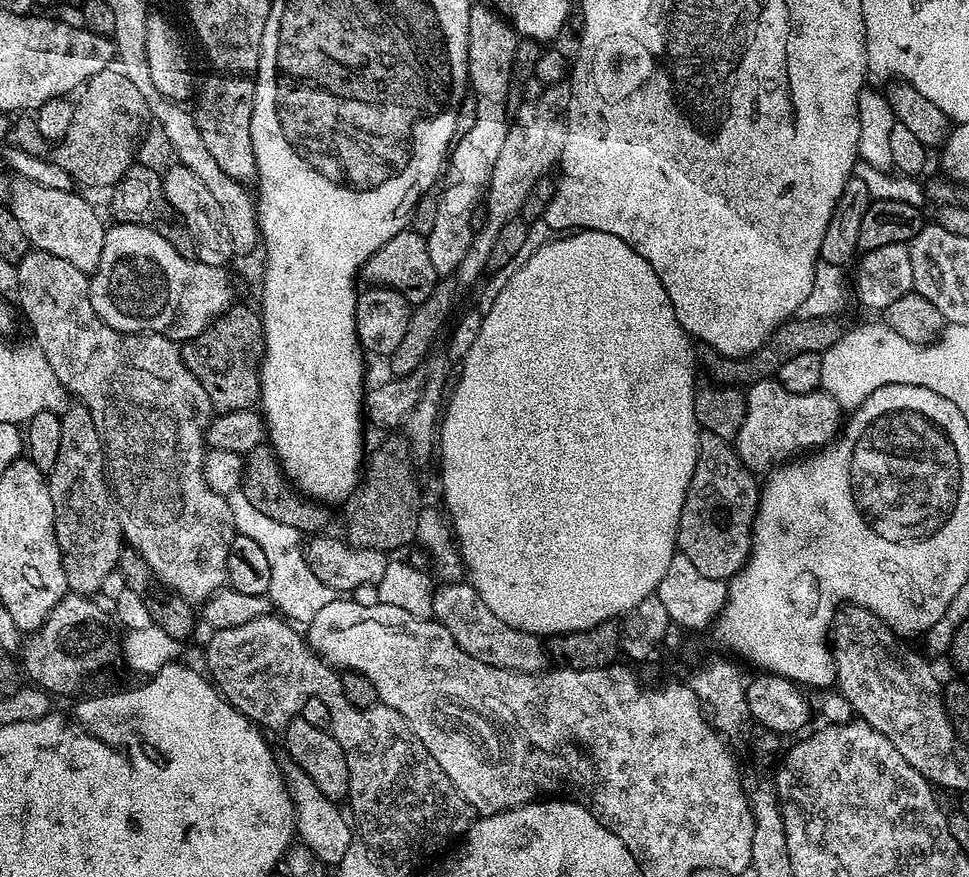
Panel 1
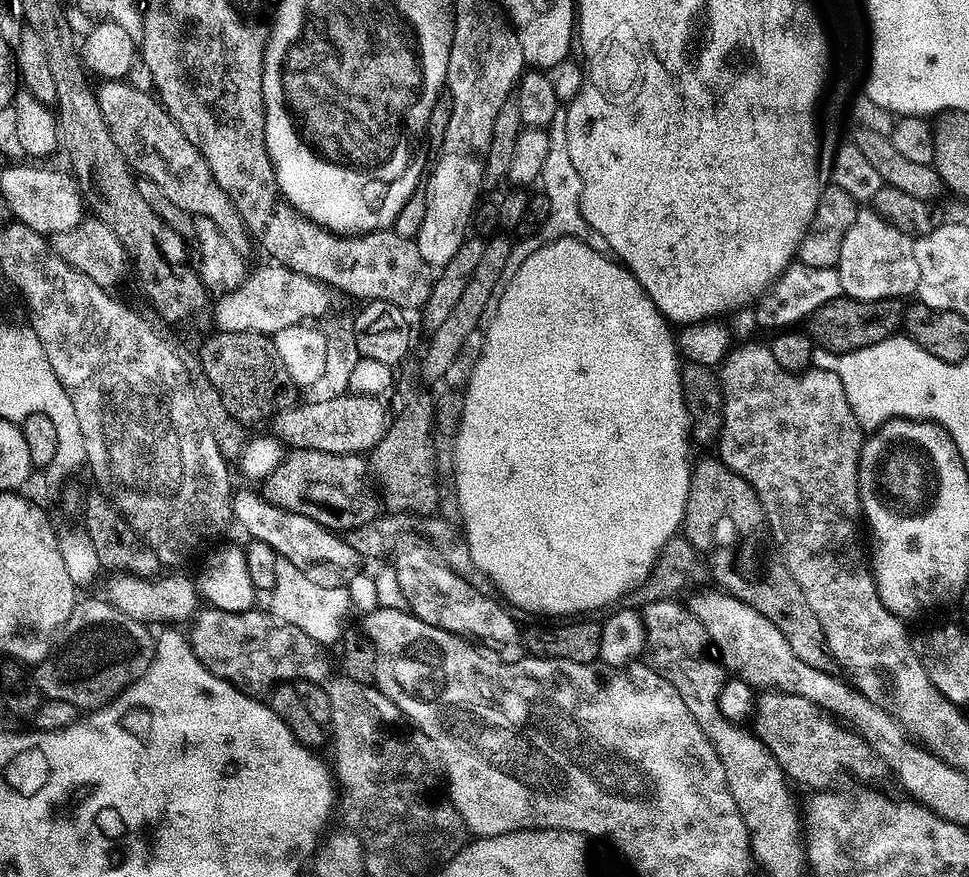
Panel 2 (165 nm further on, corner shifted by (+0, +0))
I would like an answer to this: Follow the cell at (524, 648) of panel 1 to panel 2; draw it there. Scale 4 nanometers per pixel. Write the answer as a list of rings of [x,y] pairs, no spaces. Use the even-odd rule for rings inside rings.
[[[420,544],[402,545],[396,552],[394,571],[398,586],[402,588],[407,611],[422,622],[475,642],[505,664],[518,662],[526,654],[522,628],[516,625],[515,618],[511,616],[513,613],[499,599],[478,594],[440,558],[435,555],[432,557],[430,549]]]

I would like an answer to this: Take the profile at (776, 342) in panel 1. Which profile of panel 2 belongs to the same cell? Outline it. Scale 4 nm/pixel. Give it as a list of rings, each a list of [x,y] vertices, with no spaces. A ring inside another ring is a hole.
[[[840,295],[836,300],[826,302],[807,321],[806,328],[813,341],[828,352],[837,354],[862,350],[878,342],[888,340],[904,328],[906,304],[903,299],[894,300],[852,300]]]

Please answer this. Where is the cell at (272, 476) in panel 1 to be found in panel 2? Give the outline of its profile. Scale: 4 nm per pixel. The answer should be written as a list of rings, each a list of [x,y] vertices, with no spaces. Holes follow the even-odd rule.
[[[293,448],[276,467],[274,474],[262,482],[262,495],[274,506],[302,514],[337,534],[345,534],[370,522],[382,508],[370,479],[369,461],[355,452],[326,454],[322,450]]]

